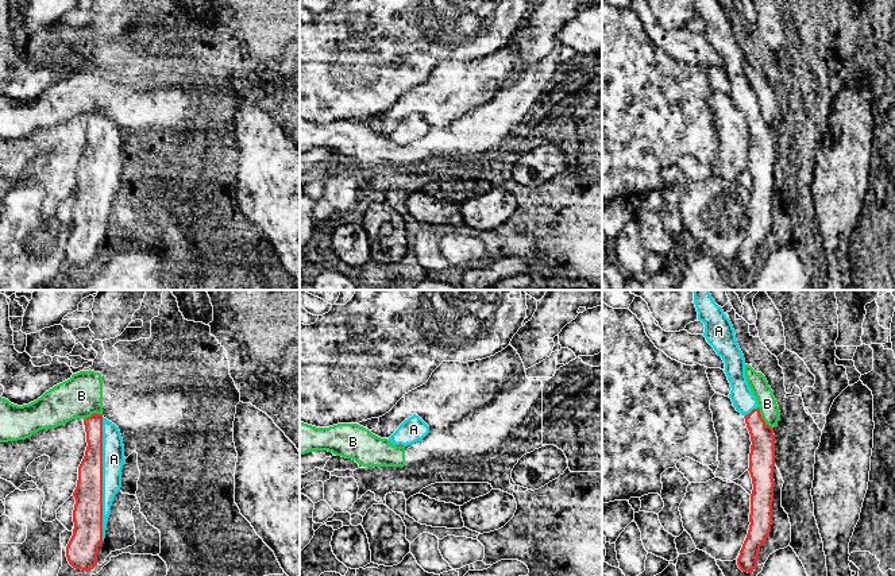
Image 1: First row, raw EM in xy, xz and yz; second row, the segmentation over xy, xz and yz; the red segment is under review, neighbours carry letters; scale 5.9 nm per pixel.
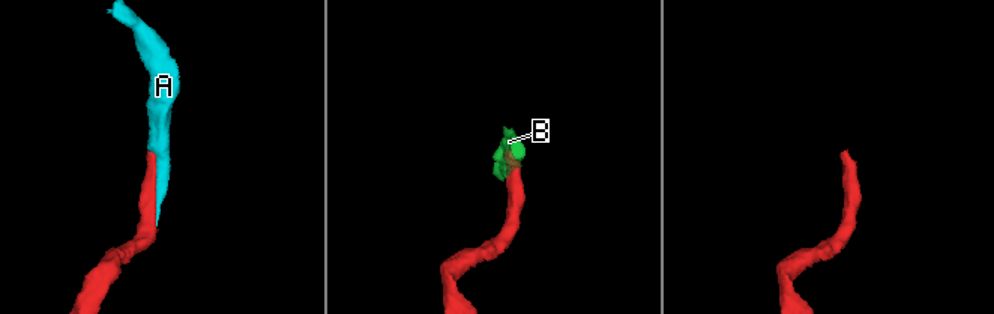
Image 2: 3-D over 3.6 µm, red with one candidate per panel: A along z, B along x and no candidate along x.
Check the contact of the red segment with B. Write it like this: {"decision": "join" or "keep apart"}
{"decision": "keep apart"}

